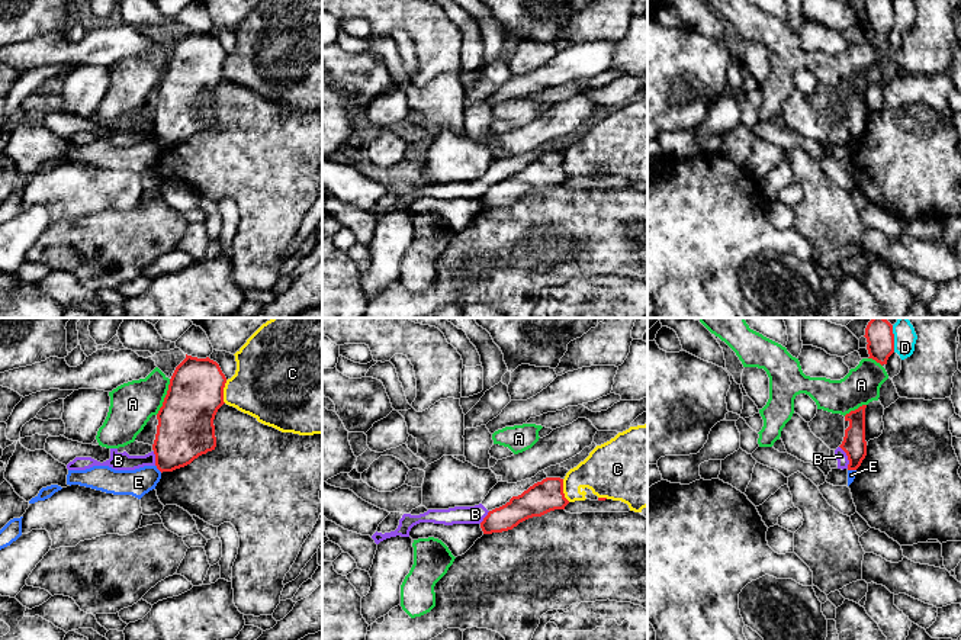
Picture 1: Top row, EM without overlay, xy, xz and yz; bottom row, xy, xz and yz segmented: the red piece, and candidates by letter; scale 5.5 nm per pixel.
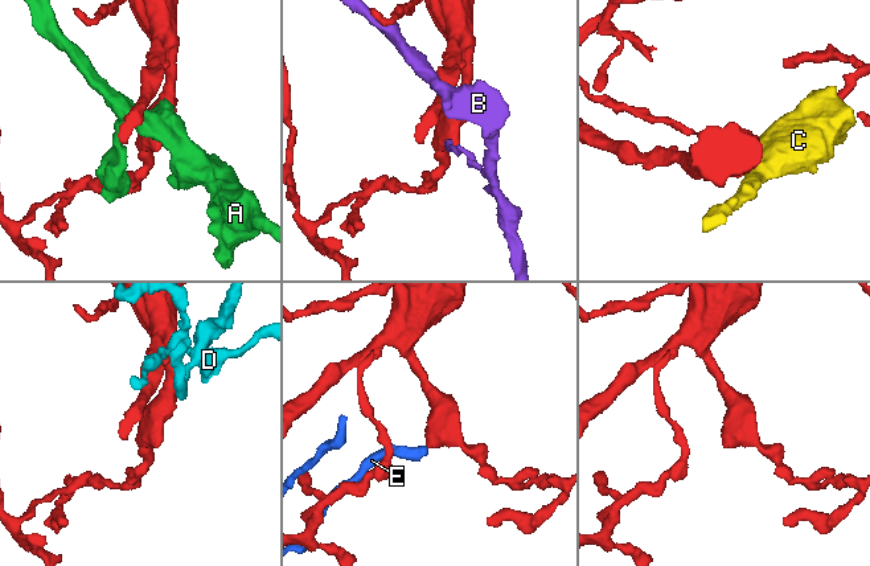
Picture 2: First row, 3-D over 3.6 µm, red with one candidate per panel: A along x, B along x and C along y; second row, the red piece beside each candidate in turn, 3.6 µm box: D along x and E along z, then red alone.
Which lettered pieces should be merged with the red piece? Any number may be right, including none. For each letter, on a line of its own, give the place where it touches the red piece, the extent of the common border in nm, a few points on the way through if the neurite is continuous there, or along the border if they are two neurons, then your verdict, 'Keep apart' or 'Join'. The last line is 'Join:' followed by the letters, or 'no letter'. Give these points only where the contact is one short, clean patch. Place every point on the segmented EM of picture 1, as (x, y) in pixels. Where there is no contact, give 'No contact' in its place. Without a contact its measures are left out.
A: Touches red at xy (166, 396). Shared border 220 nm. Boundary: xy (170, 379), (163, 405), (156, 414). Keep apart
B: Touches red at yz (848, 457). Shared border 140 nm. Keep apart
C: Touches red at xy (222, 392). Shared border 130 nm. Keep apart
D: Touches red at yz (893, 338). Shared border 150 nm. Keep apart
E: Touches red at xy (158, 469). Shared border 60 nm. Boundary: xy (156, 465), (161, 472). Keep apart
Join: no letter

